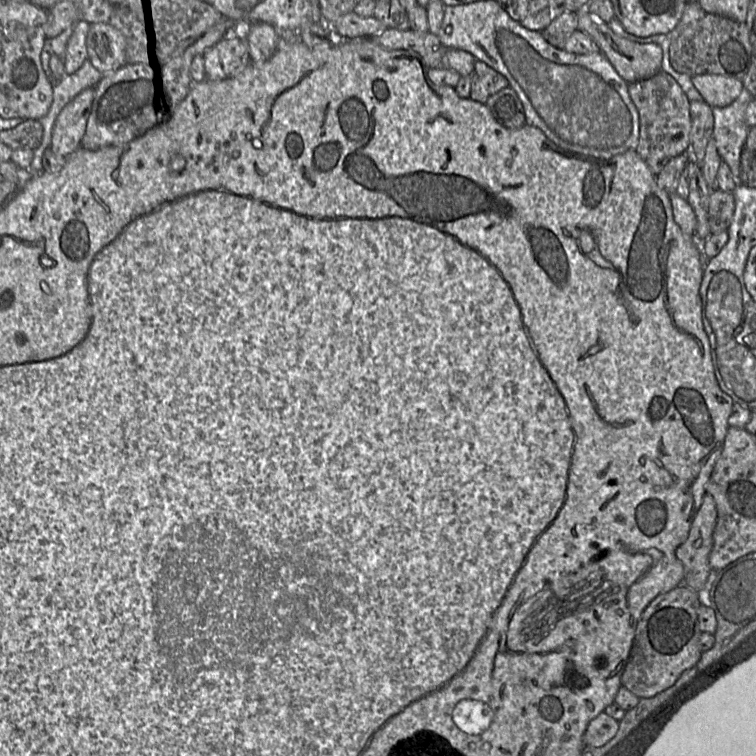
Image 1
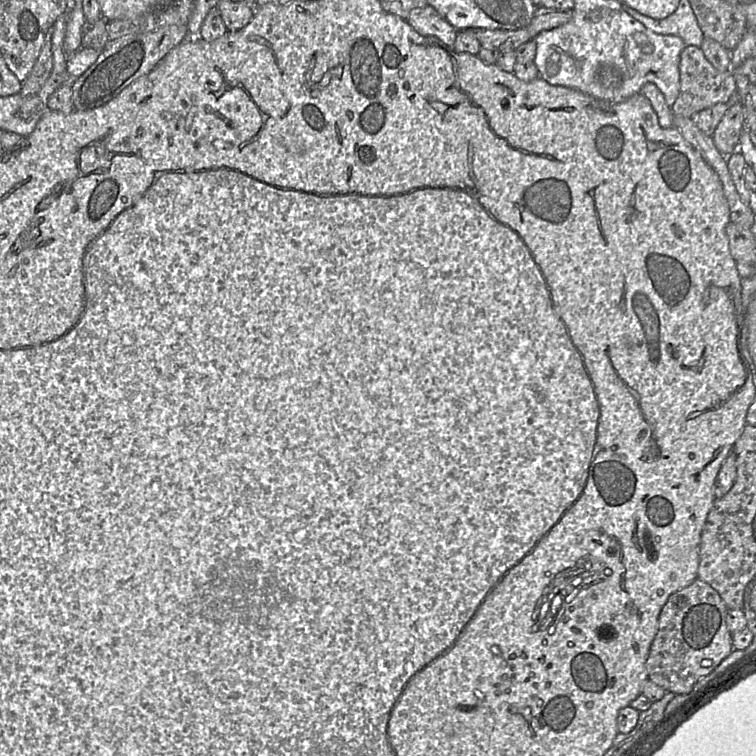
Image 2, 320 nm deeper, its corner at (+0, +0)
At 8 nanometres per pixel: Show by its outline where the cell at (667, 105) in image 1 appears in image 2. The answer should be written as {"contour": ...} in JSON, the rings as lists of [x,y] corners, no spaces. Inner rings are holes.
{"contour":[[[687,46],[680,55],[680,90],[671,106],[674,116],[692,118],[692,116],[718,103],[727,103],[737,91],[736,80],[732,70],[720,72],[706,59],[701,47]]]}

